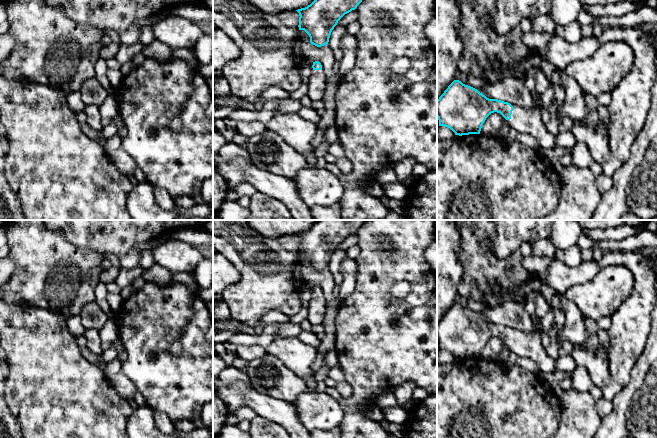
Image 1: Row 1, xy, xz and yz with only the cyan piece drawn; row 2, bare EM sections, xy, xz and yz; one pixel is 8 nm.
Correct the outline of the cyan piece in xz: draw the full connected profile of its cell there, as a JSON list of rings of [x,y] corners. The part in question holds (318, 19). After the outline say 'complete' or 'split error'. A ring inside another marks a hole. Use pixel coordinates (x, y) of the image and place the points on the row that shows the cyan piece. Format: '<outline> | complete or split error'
[[[314,0],[305,8],[296,10],[299,13],[299,30],[304,30],[310,37],[310,43],[321,47],[329,42],[332,30],[338,21],[347,13],[355,10],[362,0]]] | complete

